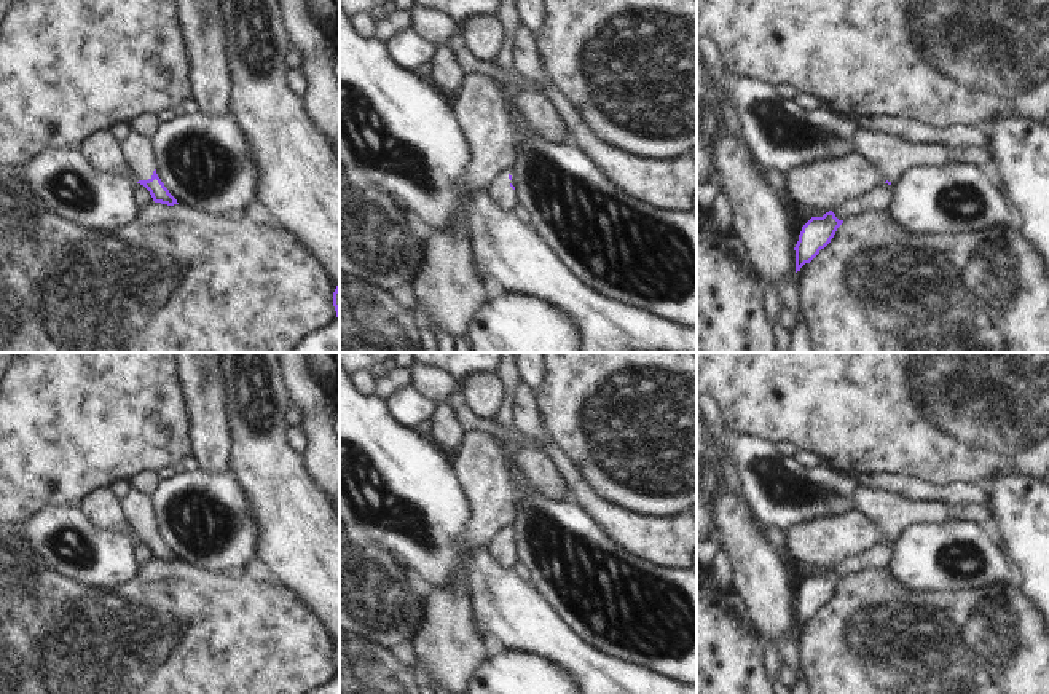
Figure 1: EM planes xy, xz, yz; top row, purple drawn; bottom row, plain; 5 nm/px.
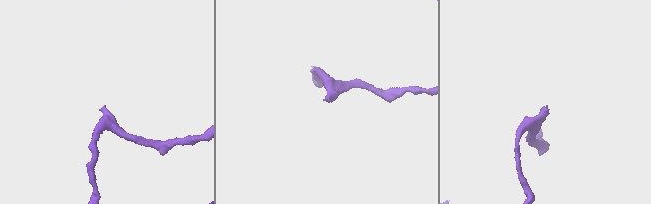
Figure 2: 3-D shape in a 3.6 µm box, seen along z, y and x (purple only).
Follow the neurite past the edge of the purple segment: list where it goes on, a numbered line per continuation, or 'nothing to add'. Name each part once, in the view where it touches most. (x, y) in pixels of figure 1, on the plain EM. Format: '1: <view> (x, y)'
1: xy (137, 508).

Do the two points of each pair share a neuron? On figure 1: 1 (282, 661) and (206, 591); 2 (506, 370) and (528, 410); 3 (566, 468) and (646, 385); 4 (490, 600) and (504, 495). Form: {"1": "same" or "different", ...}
{"1": "same", "2": "different", "3": "different", "4": "different"}

